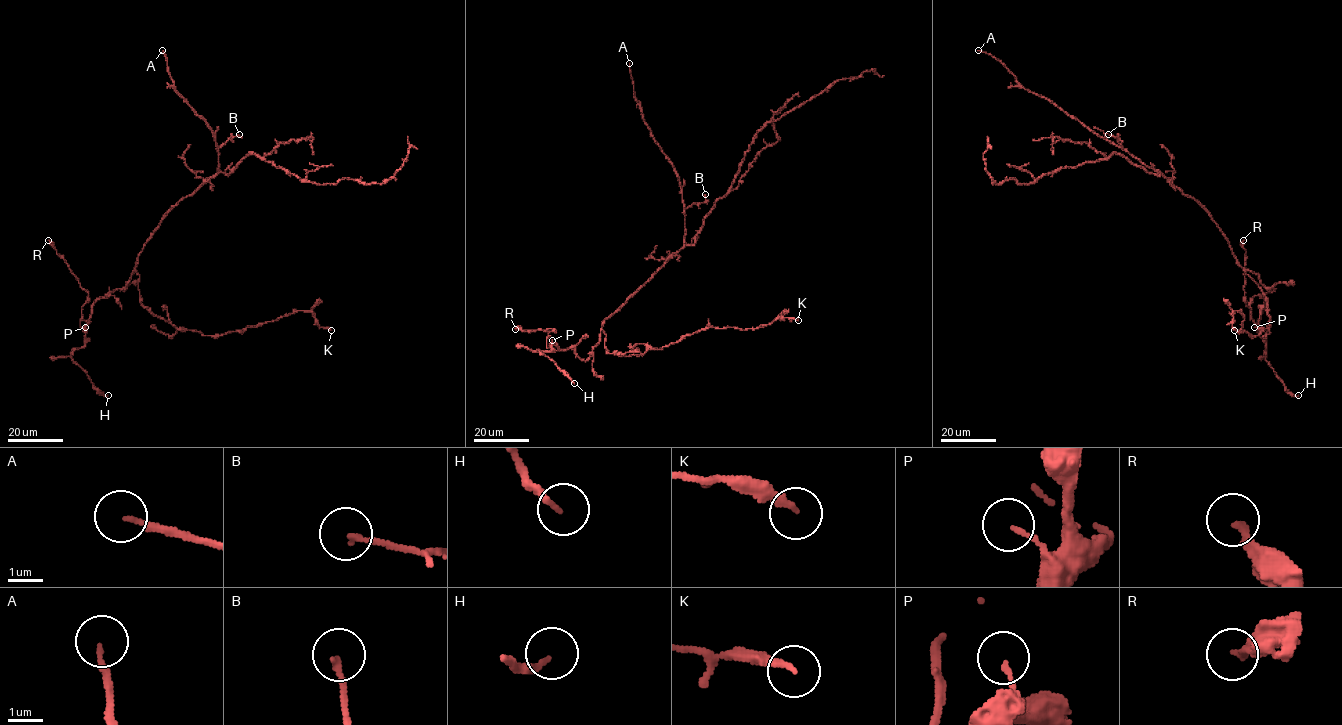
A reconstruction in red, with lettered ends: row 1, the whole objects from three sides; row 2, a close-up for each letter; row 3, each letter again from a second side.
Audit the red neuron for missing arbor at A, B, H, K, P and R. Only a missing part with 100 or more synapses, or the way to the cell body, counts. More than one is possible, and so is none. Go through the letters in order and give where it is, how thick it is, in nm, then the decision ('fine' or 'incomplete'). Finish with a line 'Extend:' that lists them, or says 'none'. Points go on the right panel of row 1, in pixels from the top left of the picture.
A: at (978, 50); 150 nm thick; incomplete
B: at (1108, 134); 170 nm thick; fine
H: at (1298, 395); 170 nm thick; fine
K: at (1234, 330); 240 nm thick; fine
P: at (1254, 327); 140 nm thick; fine
R: at (1243, 240); 220 nm thick; fine
Extend: A

